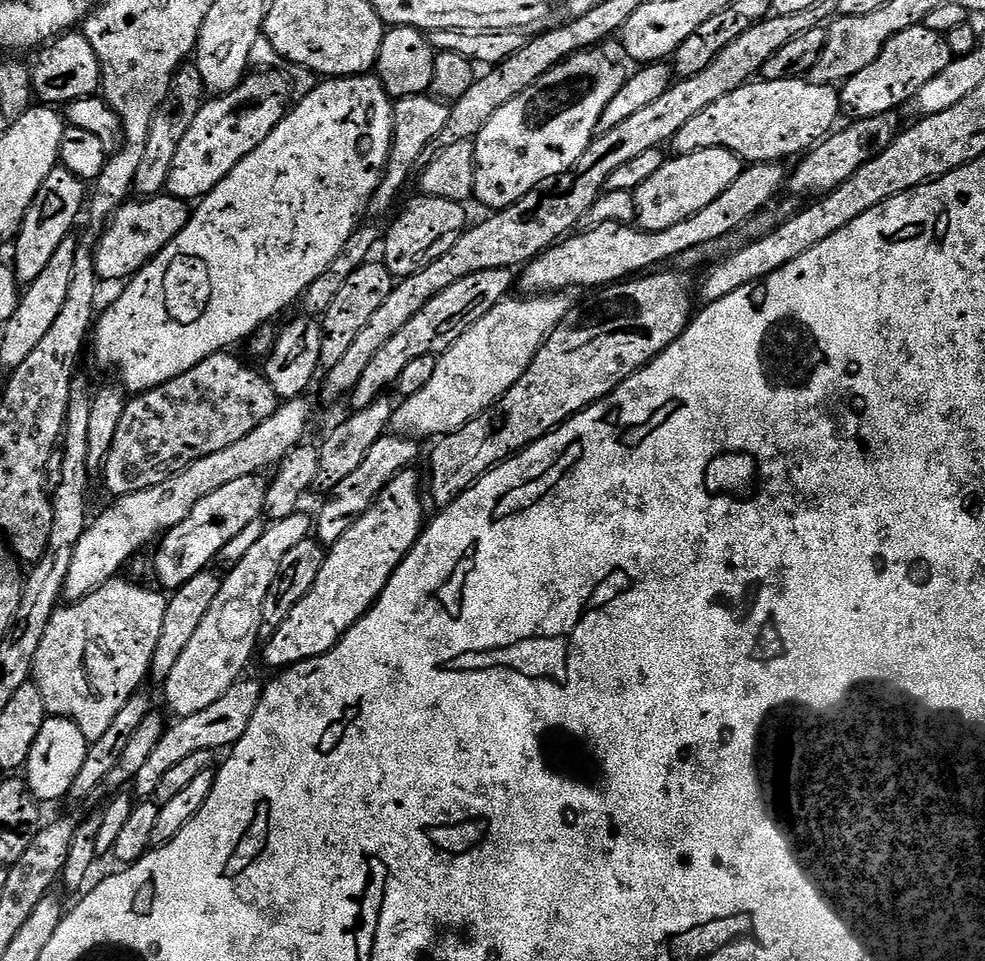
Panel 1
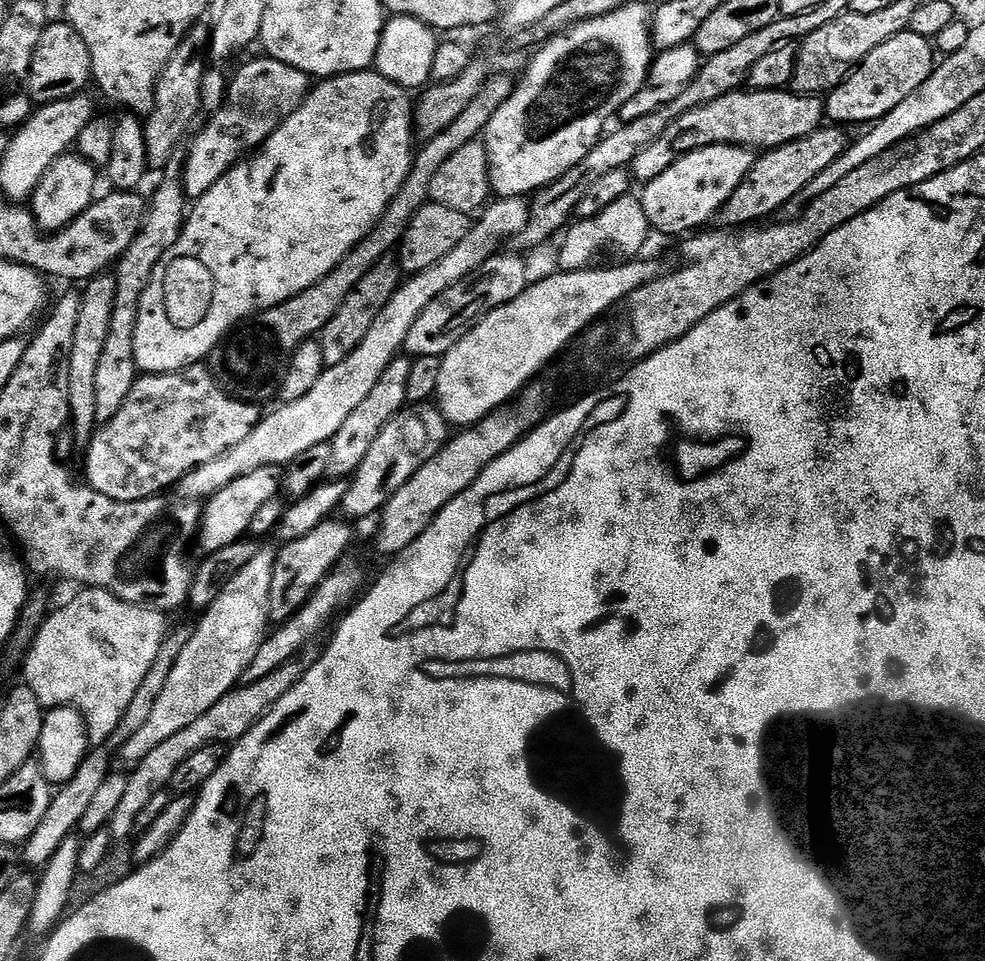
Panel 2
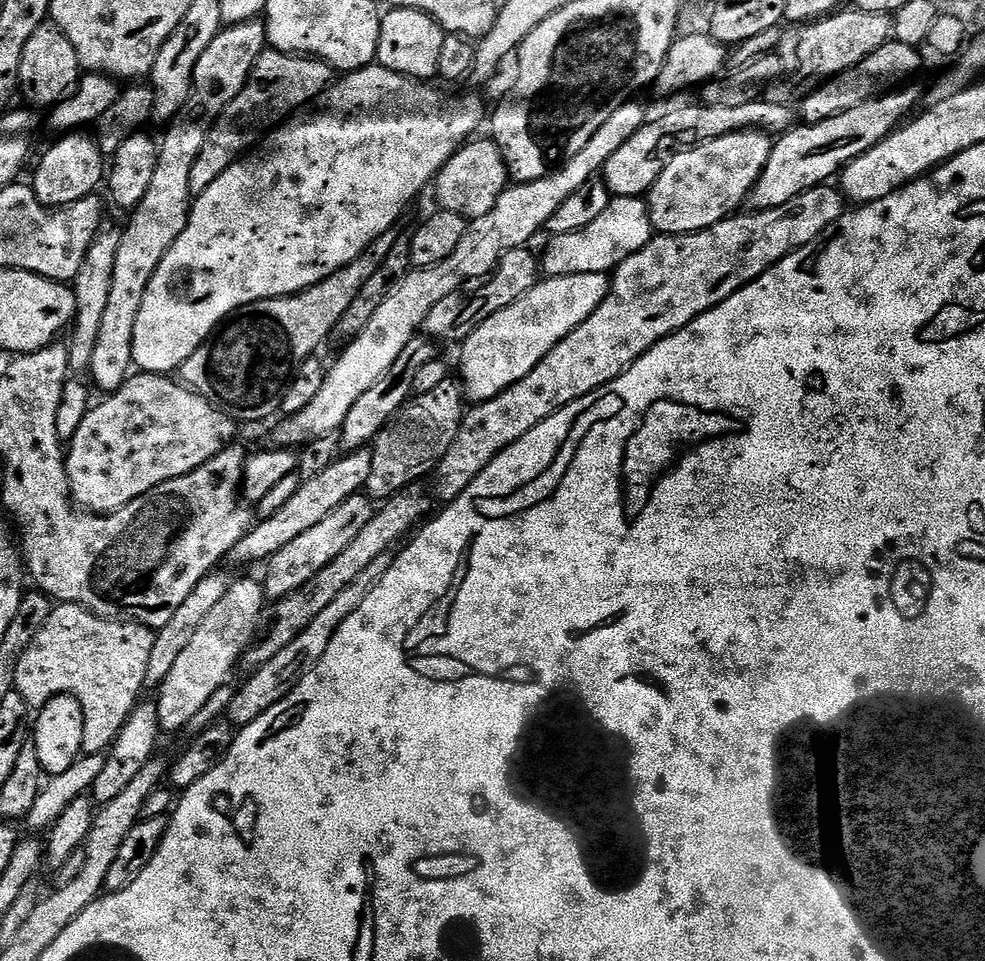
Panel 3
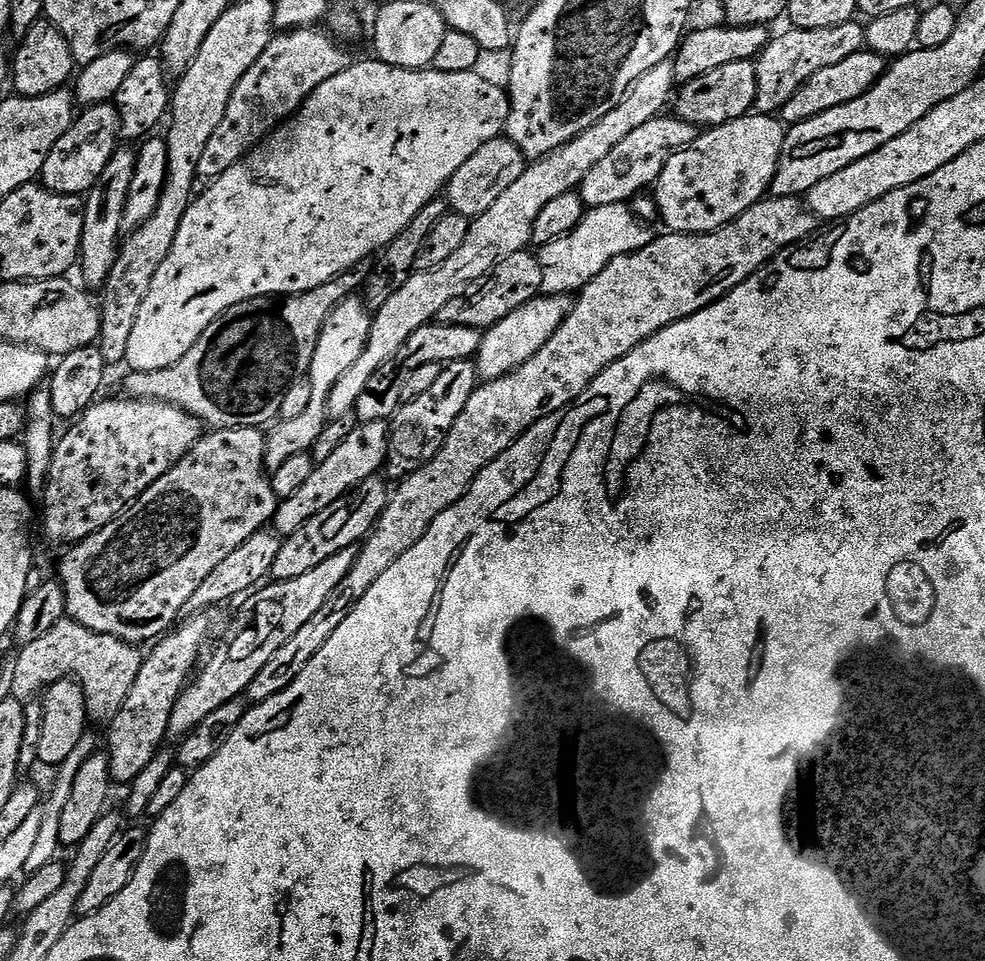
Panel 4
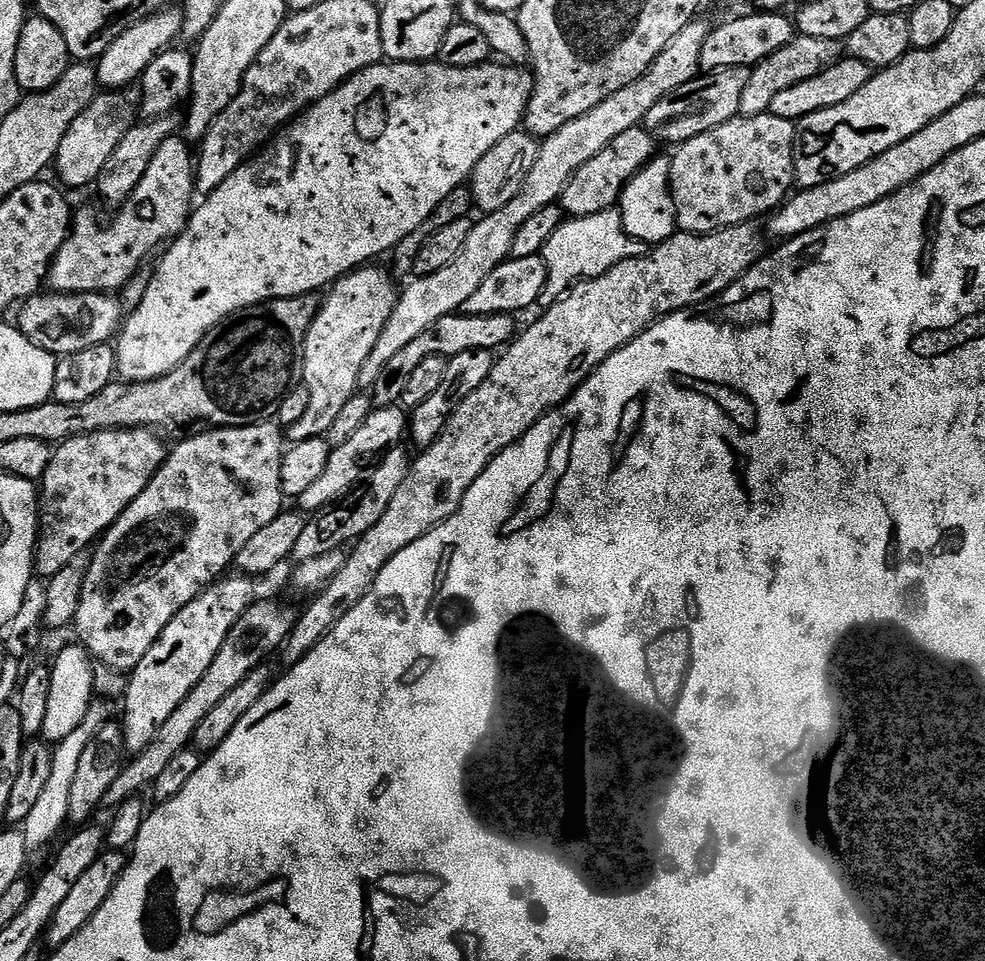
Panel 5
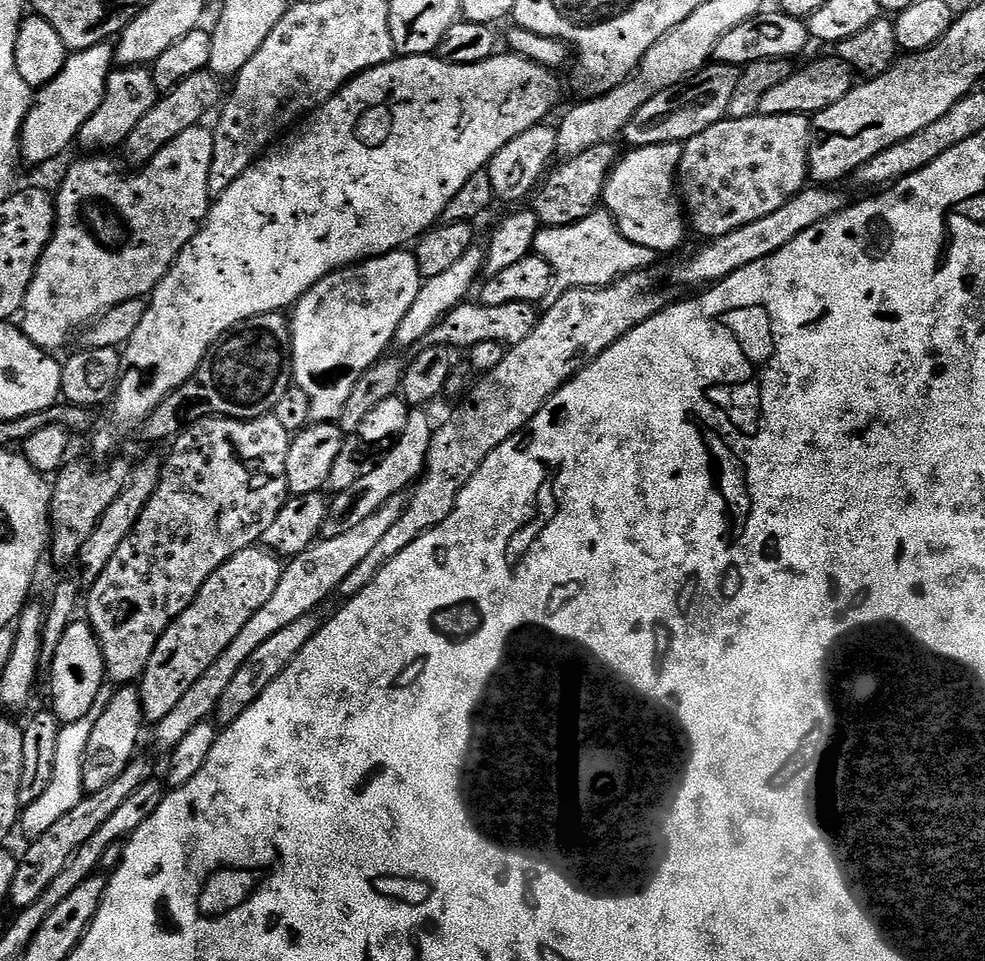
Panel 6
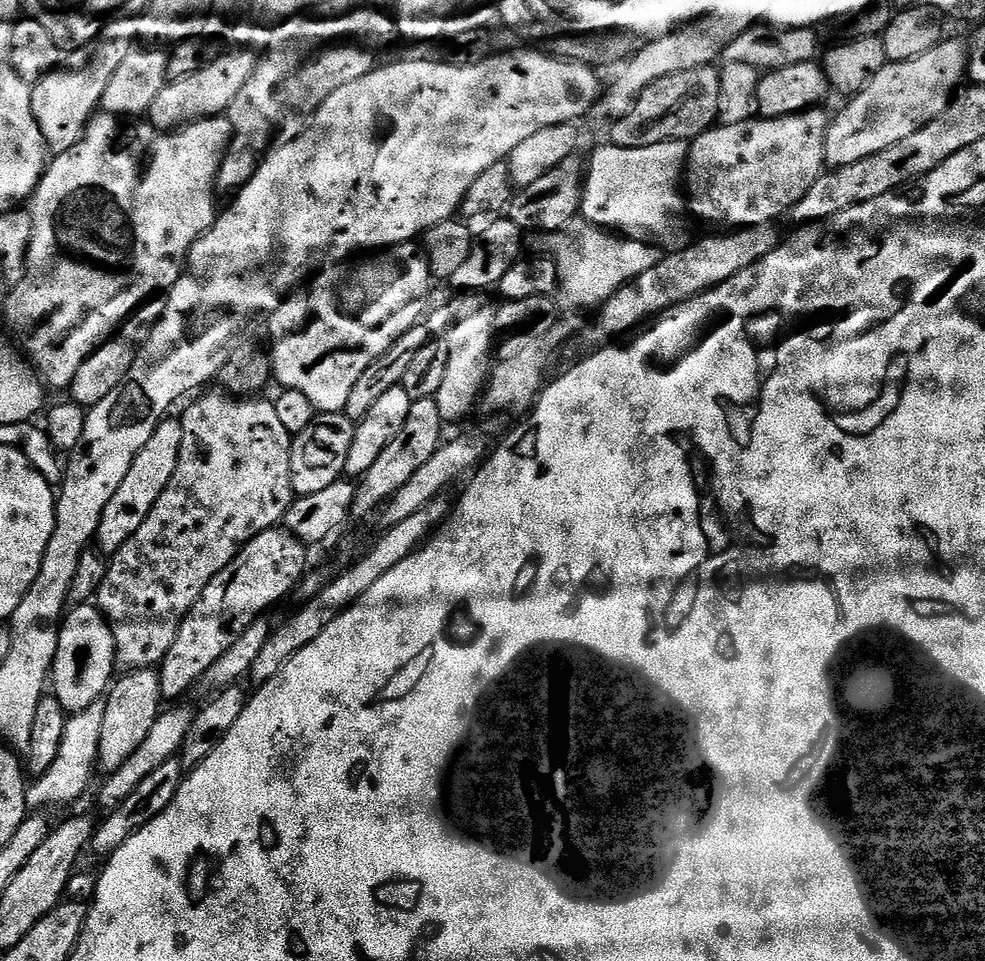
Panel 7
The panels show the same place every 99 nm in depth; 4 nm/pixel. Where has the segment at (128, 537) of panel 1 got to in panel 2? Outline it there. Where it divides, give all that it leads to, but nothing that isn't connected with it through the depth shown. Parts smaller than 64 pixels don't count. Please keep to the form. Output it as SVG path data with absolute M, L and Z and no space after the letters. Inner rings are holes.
M515 196L509 200L500 198L495 202L483 209L479 217L481 220L469 227L466 238L462 238L462 242L458 242L458 246L454 246L454 250L450 250L450 254L446 254L442 262L409 275L401 283L394 298L386 302L382 314L374 318L374 326L370 326L366 338L362 338L362 346L358 346L358 350L354 350L354 354L350 354L346 362L338 362L338 366L325 368L318 382L314 382L314 387L302 394L302 398L289 404L281 403L280 408L274 409L269 416L267 413L258 422L258 426L250 430L248 437L238 442L238 446L233 446L231 450L226 450L226 454L218 454L218 458L190 470L180 479L179 495L185 500L203 501L218 494L218 490L230 486L234 478L243 478L253 470L286 466L294 458L298 458L298 454L310 450L310 446L326 444L332 440L342 427L342 422L346 422L346 417L370 395L374 386L378 386L386 366L390 366L390 362L401 355L406 333L410 326L414 326L414 318L418 318L418 314L422 314L422 310L426 310L426 306L430 306L430 302L434 302L434 298L442 294L442 290L454 286L454 282L478 270L507 245L504 244L507 240L509 243L524 229L530 207L527 199Z

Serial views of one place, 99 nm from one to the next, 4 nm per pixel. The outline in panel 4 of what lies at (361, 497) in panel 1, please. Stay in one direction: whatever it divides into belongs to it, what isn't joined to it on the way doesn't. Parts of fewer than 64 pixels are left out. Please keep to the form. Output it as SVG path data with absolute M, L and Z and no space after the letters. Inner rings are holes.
M475 359L455 360L441 367L434 386L430 386L430 390L426 390L422 398L414 398L414 402L401 404L400 409L392 416L388 430L386 472L389 477L409 476L414 470L426 466L426 462L430 462L434 454L442 450L450 430L454 430L454 422L458 422L458 414L466 410L466 402L470 402L470 394L474 394L477 386Z

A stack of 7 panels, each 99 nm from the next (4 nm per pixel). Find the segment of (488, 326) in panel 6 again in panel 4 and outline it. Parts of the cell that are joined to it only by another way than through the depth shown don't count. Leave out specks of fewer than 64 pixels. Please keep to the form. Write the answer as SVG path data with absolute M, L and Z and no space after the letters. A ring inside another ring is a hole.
M439 322L418 326L418 330L414 330L414 334L410 334L410 338L406 338L406 342L400 347L398 354L394 354L394 358L390 358L384 363L374 374L374 378L370 378L370 382L366 382L354 409L357 421L361 424L382 420L391 421L393 414L404 403L402 389L404 389L406 378L410 378L410 370L418 370L418 366L426 366L426 362L438 362L443 366L455 360L473 359L476 351L480 349L481 335L481 329L470 326L456 326Z

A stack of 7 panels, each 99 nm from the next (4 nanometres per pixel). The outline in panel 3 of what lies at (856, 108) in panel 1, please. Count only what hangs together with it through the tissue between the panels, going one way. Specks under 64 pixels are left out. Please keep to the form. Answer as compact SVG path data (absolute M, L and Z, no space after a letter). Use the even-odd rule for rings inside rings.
M898 39L883 44L878 50L874 50L874 54L870 54L850 70L824 81L820 87L812 89L807 96L803 97L799 101L799 119L805 124L826 122L826 118L834 118L840 112L854 110L854 106L862 102L874 100L881 94L887 94L907 85L911 81L908 79L920 68L920 54L917 49L906 46Z

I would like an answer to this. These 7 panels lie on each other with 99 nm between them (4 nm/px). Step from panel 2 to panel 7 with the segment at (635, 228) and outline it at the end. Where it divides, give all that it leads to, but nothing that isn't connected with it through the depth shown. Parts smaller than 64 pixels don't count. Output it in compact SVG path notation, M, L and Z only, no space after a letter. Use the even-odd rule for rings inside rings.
M593 227L592 232L572 232L561 230L549 235L543 251L558 266L560 286L559 295L568 299L569 309L599 309L600 305L615 294L622 286L626 286L638 274L646 274L653 266L658 266L662 252L657 245L635 238L625 238L613 234L603 228ZM572 232L572 233L571 233ZM569 234L569 236L567 236Z

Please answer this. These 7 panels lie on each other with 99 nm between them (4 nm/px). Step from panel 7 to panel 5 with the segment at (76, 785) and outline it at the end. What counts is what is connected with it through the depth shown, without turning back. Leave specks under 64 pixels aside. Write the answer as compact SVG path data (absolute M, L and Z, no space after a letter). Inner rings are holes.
M100 698L93 699L86 718L82 718L82 726L78 726L78 730L72 731L63 742L55 745L50 766L50 779L46 781L46 787L42 790L42 795L38 797L34 810L30 810L30 815L22 825L25 846L29 853L36 854L39 848L46 847L59 834L60 827L69 823L70 790L74 787L75 776L78 775L78 761L82 759L86 746L90 746L90 738L94 738L94 734L98 734L98 730L102 730L102 726L109 723L109 720L107 702Z

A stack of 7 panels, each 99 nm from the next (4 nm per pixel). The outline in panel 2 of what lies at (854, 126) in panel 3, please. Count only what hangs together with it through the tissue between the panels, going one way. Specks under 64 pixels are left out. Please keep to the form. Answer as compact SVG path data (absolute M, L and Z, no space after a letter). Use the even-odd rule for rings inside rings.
M822 126L817 132L810 134L806 138L795 140L781 148L767 149L757 159L756 164L750 170L750 174L746 174L742 186L738 186L738 190L734 190L734 194L730 194L726 206L722 206L722 210L715 216L715 223L724 230L740 230L745 226L756 226L772 218L767 218L767 216L772 216L775 212L779 213L783 210L786 202L793 200L815 176L822 174L822 170L826 170L826 166L830 166L830 162L834 162L834 158L838 158L847 150L850 137L844 132L847 131L840 126Z

